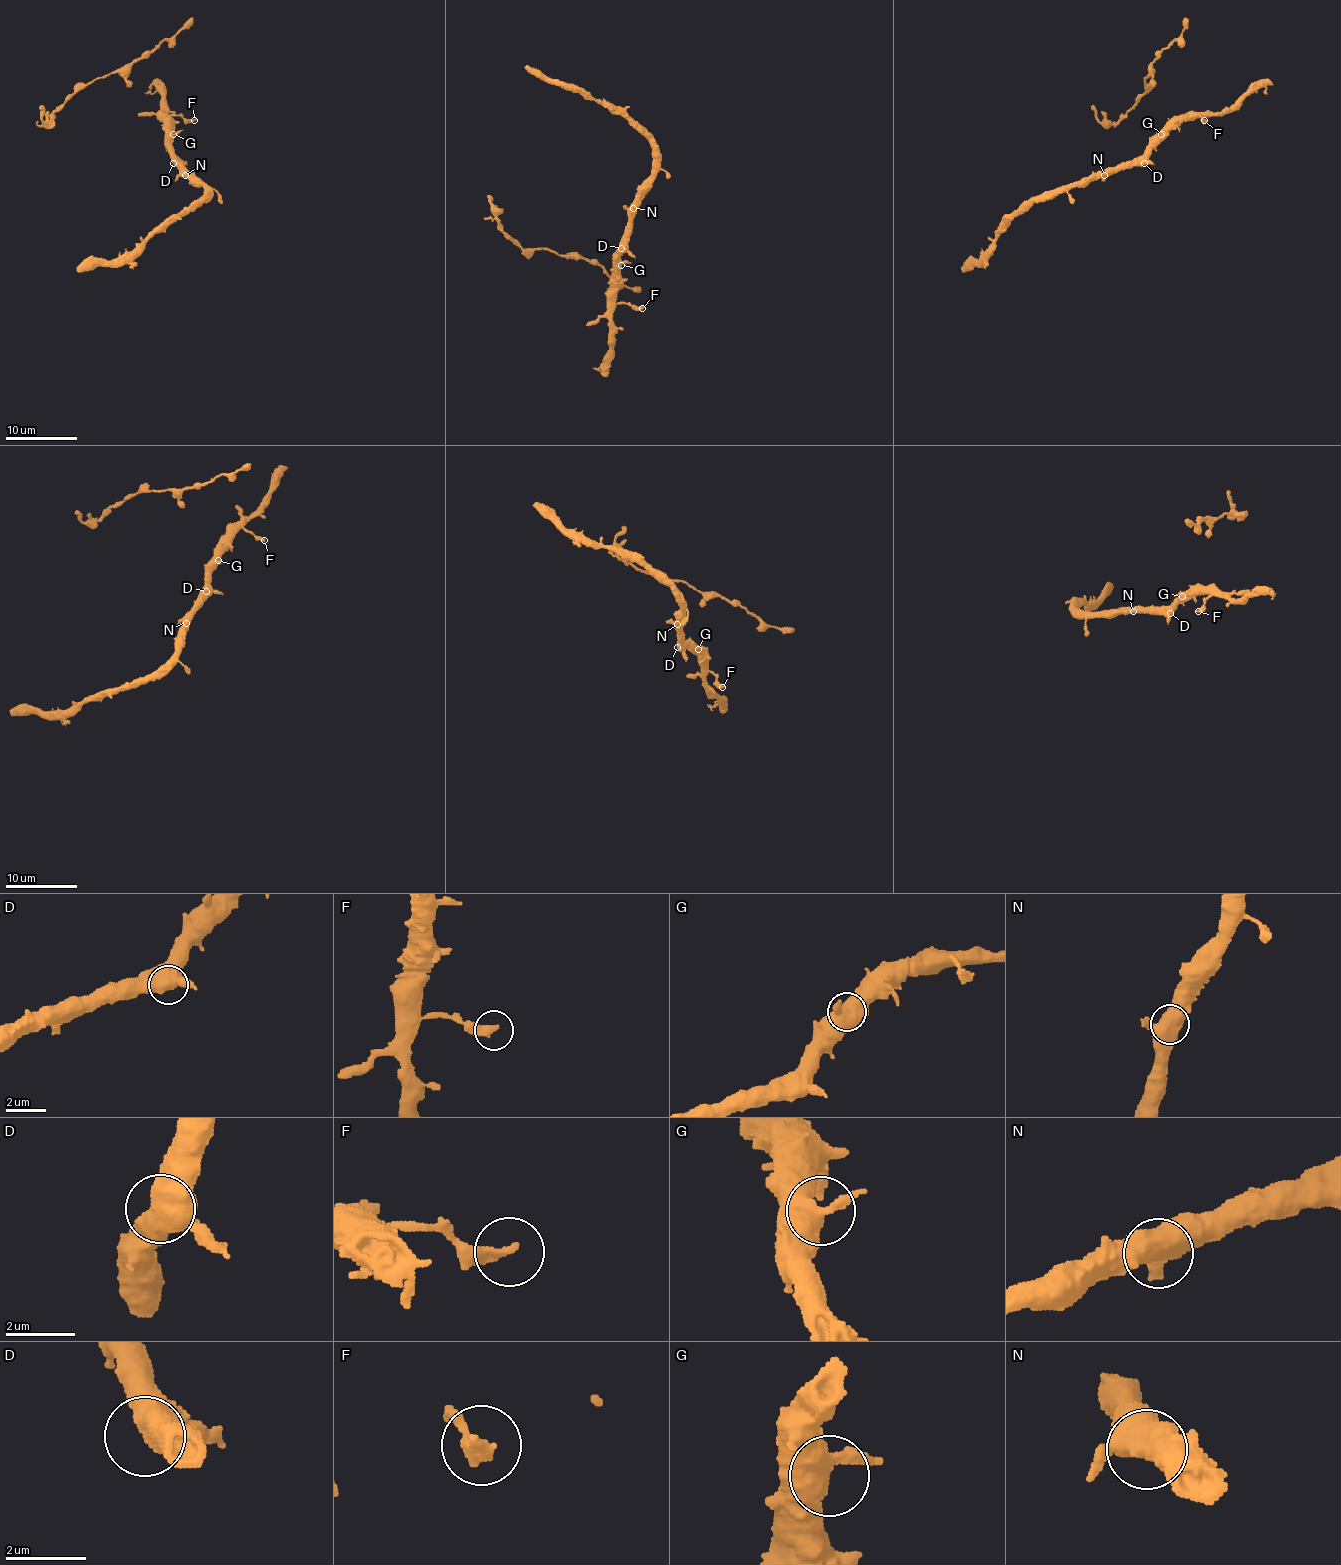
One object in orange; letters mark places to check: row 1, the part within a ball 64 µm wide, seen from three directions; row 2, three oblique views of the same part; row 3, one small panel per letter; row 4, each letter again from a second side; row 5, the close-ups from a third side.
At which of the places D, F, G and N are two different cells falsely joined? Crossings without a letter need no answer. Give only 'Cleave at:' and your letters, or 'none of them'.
Cleave at: none of them

